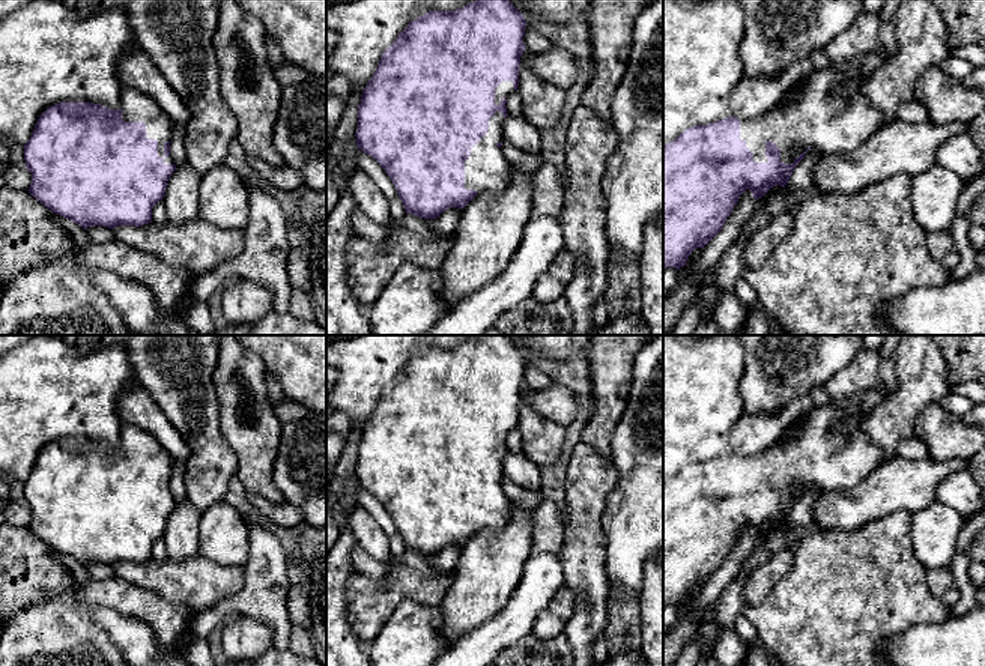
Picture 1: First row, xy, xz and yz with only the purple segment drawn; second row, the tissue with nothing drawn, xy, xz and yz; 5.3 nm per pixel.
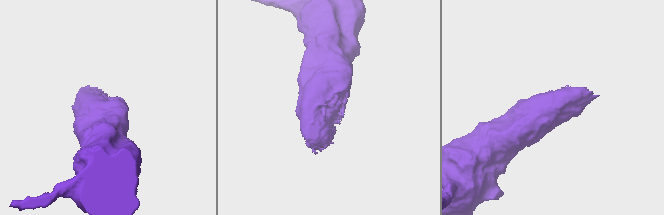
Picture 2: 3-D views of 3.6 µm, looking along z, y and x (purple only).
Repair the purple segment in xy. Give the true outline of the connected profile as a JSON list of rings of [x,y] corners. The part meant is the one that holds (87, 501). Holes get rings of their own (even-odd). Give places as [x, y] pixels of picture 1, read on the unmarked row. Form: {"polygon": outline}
{"polygon": [[[132,424],[122,425],[120,445],[111,447],[92,439],[59,439],[38,456],[24,481],[26,505],[32,510],[29,529],[53,550],[83,564],[144,562],[152,559],[153,543],[164,535],[167,519],[176,502],[170,493],[173,460],[158,440]]]}

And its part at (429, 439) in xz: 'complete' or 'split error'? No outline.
split error

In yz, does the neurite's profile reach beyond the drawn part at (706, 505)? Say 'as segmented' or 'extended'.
extended

